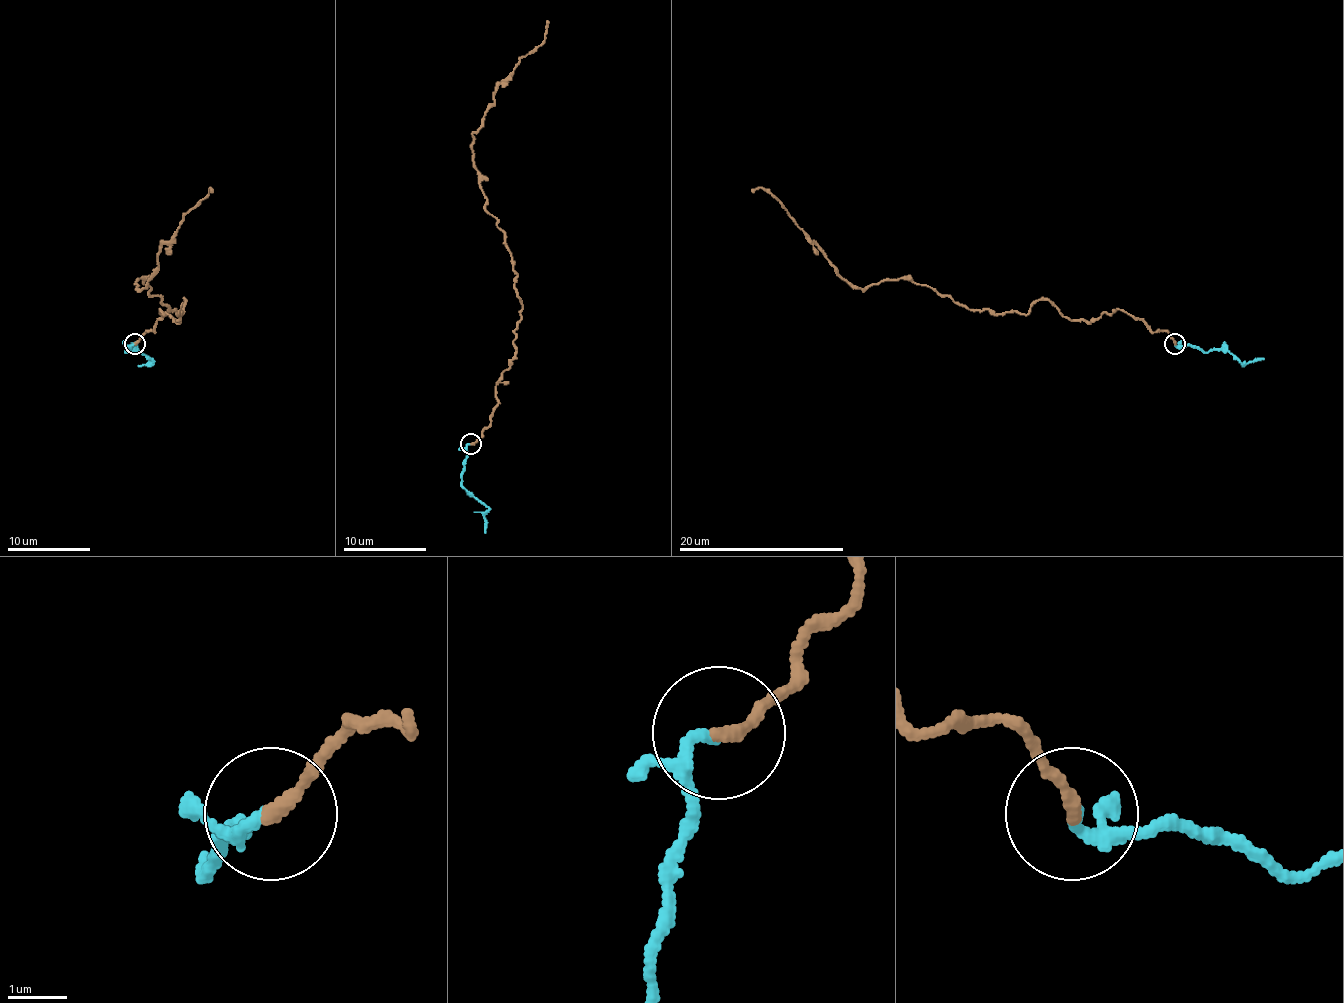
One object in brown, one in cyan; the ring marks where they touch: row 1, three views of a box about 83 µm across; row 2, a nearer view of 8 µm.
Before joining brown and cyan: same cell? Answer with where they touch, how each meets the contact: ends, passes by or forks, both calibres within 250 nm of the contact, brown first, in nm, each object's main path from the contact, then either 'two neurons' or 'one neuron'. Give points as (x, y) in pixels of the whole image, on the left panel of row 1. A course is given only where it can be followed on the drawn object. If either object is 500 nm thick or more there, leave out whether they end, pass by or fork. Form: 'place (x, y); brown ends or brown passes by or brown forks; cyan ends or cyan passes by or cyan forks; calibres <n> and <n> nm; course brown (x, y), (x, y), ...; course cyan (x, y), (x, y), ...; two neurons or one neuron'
place (135, 343); brown ends; cyan passes by; calibres 240 and 140 nm; course brown (135, 344), (160, 309), (177, 323), (185, 300), (181, 315), (135, 284), (212, 193); course cyan (135, 344), (125, 352), (137, 350), (152, 360), (148, 363), (150, 358); one neuron

